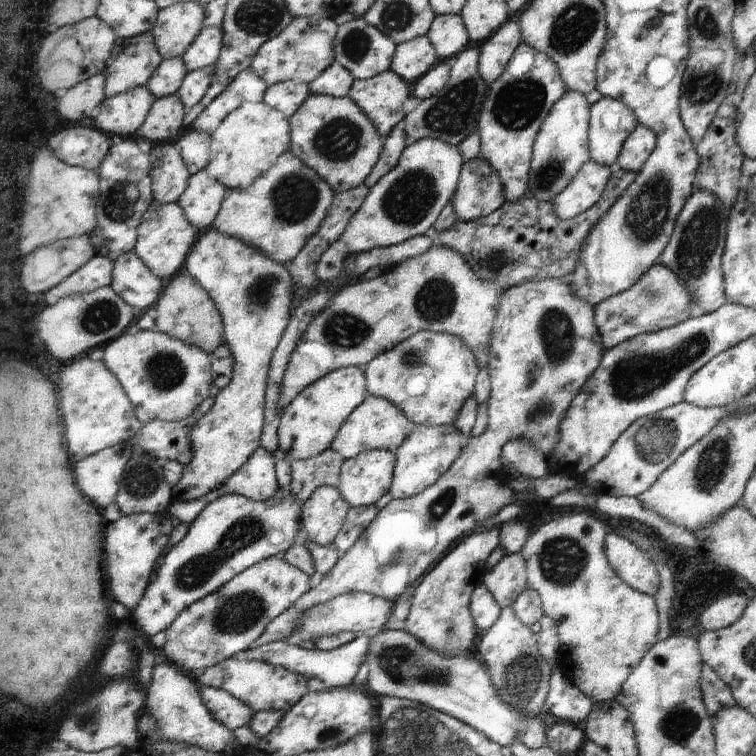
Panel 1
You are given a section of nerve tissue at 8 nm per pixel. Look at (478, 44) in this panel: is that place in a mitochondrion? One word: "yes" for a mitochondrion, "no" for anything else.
no

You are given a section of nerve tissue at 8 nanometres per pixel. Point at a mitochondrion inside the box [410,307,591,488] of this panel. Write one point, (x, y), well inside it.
(542, 409)

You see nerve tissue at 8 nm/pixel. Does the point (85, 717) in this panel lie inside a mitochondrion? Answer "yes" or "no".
yes

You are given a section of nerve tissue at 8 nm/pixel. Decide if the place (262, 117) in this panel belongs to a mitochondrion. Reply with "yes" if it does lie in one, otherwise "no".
no

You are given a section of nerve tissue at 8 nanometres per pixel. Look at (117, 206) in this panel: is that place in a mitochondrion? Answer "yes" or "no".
yes

